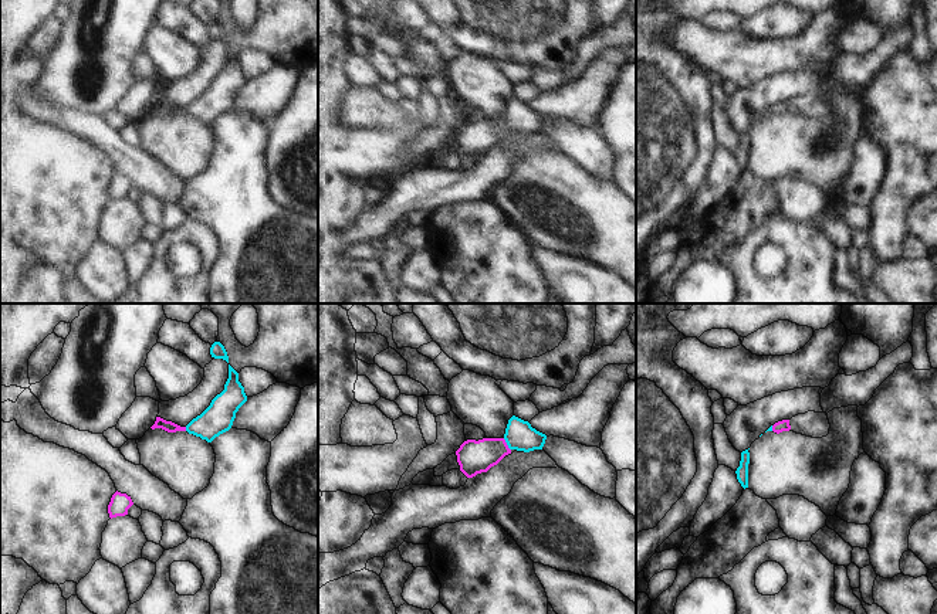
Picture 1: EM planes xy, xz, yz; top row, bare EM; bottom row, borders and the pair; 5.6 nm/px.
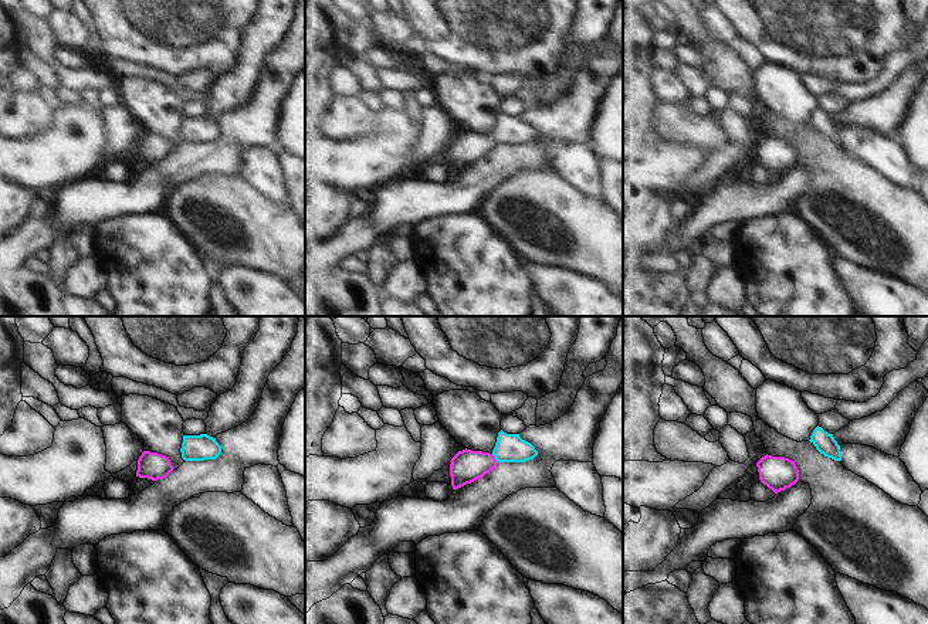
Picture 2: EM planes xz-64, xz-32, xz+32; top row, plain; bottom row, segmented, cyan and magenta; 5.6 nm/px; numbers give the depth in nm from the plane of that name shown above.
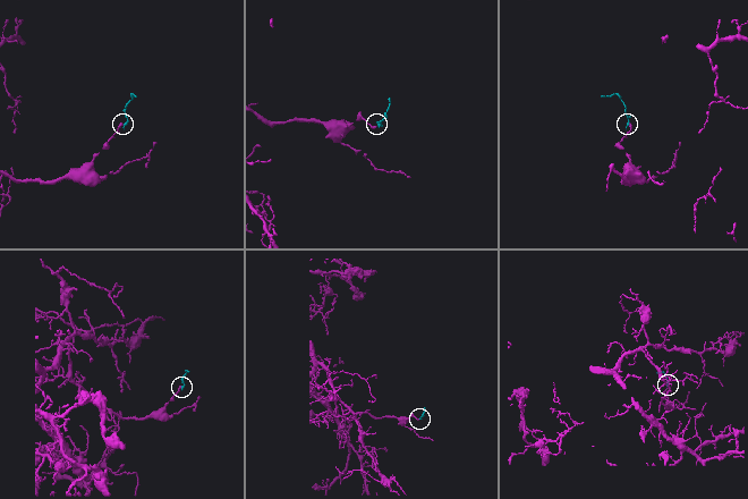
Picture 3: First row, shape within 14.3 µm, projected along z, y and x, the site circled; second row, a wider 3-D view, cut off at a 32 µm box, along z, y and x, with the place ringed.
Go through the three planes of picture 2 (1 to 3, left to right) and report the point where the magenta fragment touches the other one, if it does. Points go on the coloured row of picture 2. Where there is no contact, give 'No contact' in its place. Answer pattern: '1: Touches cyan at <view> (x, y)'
1: No contact
2: Touches cyan at xz-32 (495, 458)
3: No contact

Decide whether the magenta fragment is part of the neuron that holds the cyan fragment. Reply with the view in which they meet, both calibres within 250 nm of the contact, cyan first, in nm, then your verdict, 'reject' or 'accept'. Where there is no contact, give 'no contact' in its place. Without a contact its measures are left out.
contact in xz; calibres 170 and 190 nm; accept

